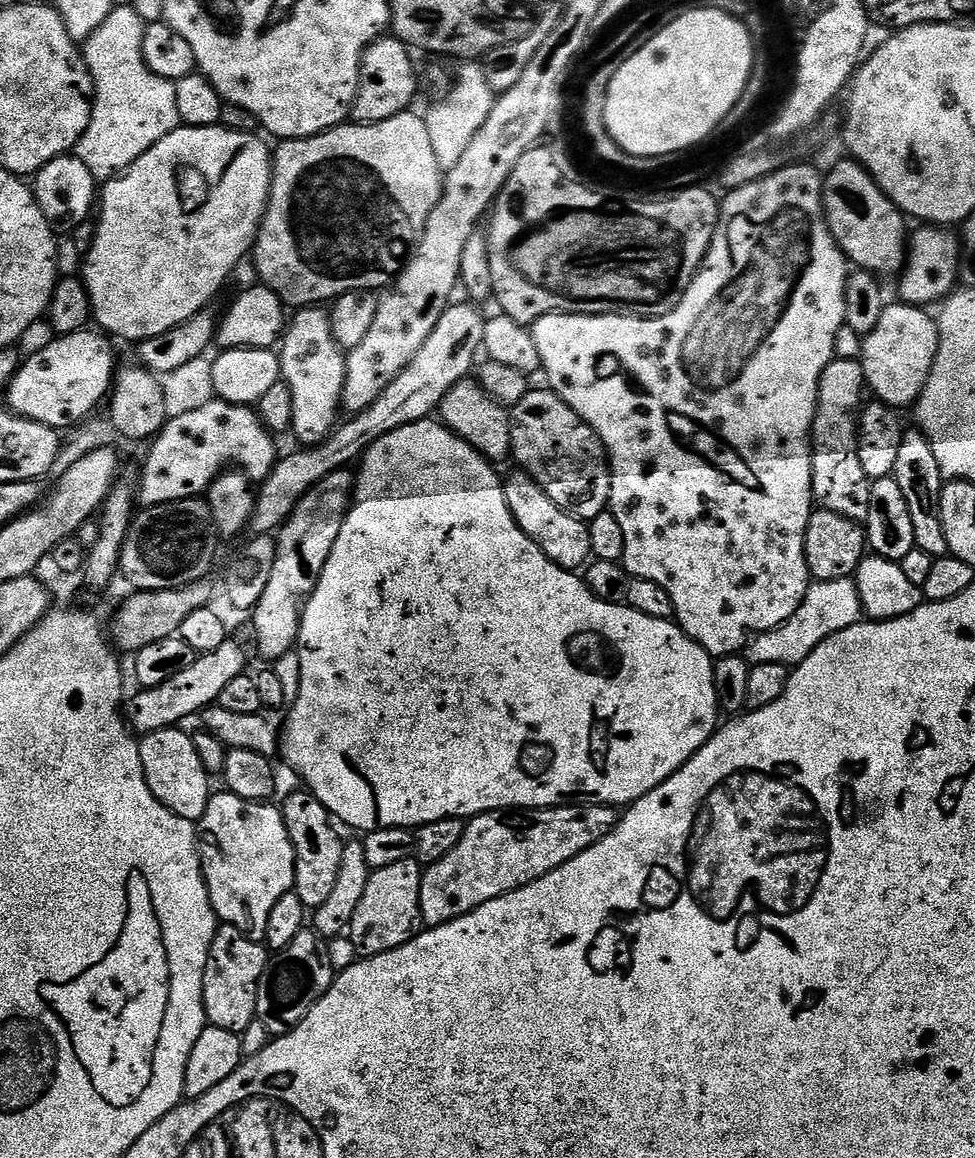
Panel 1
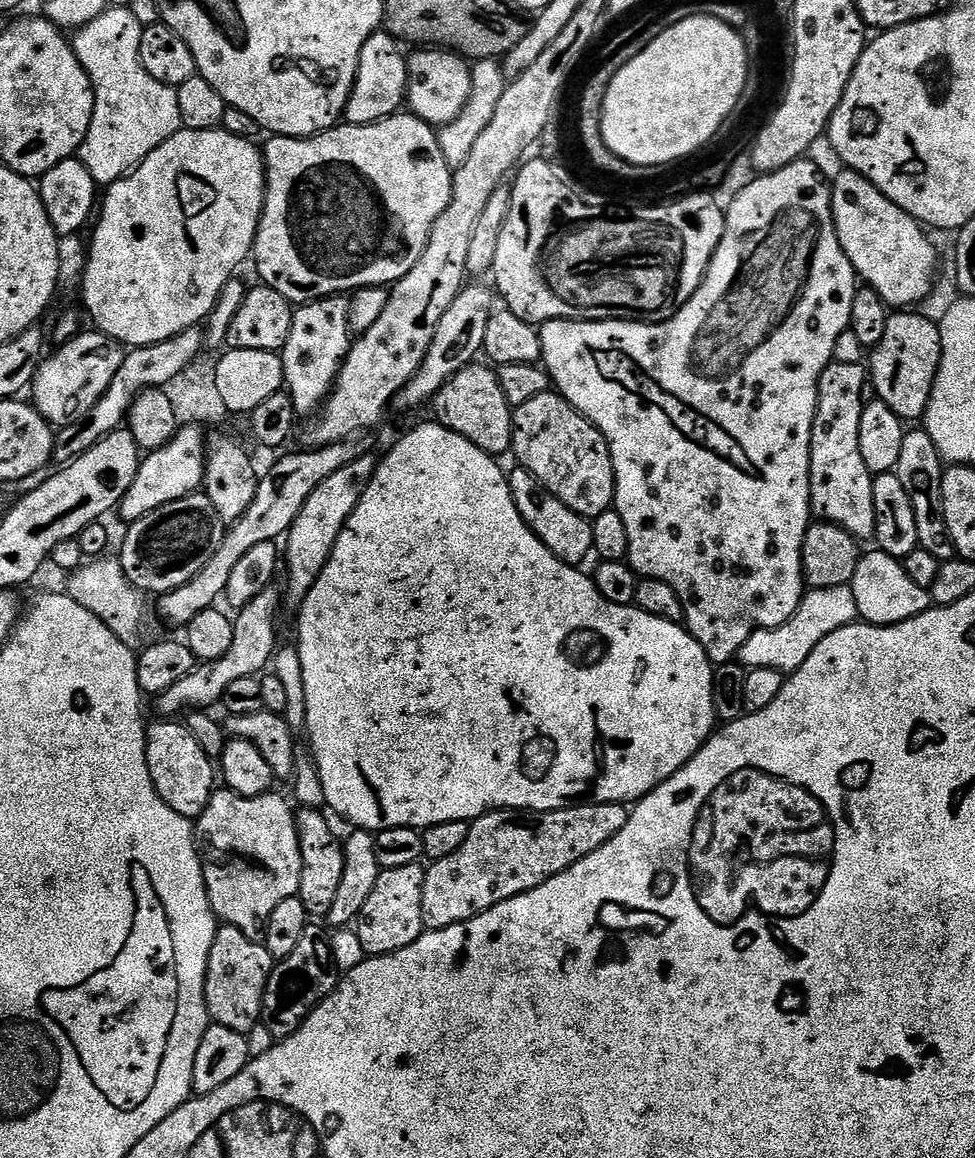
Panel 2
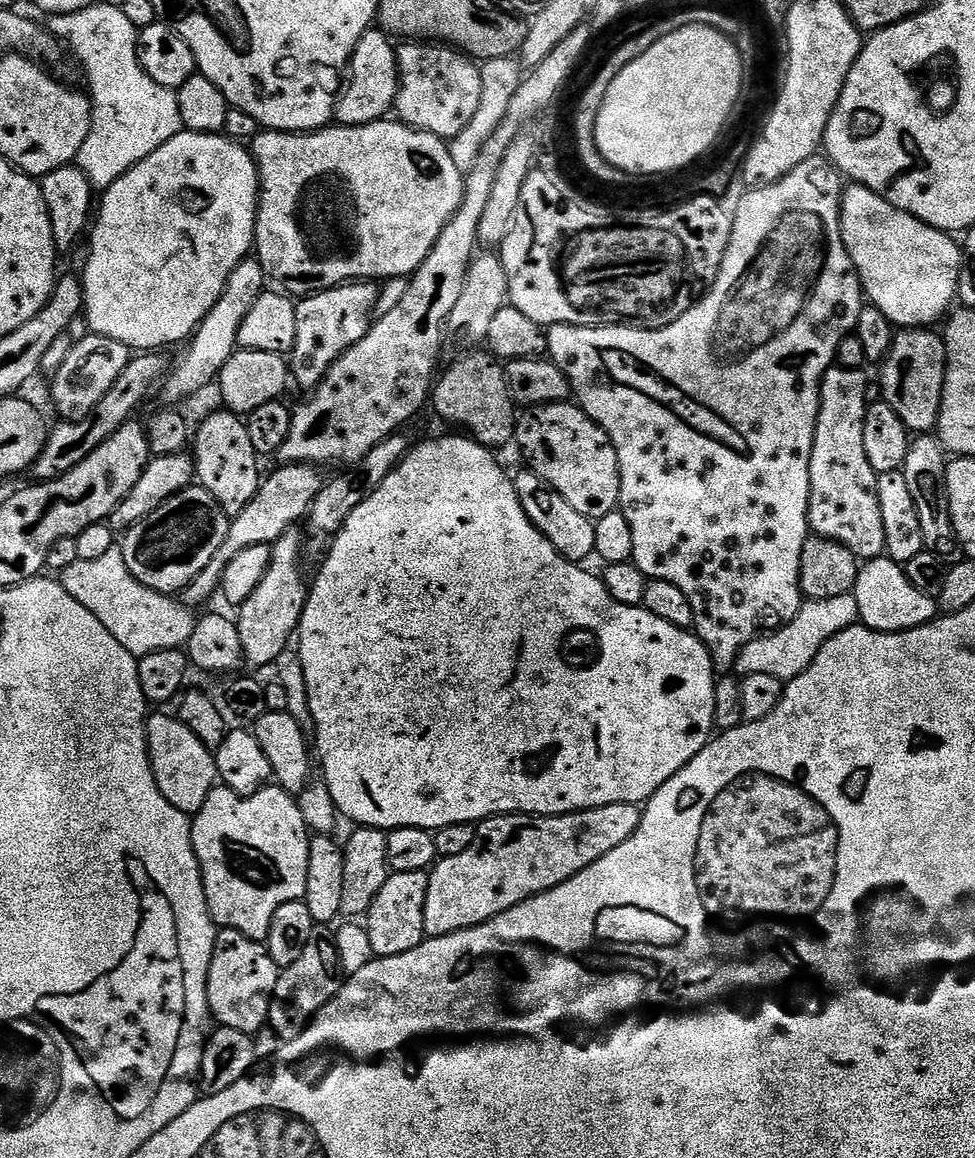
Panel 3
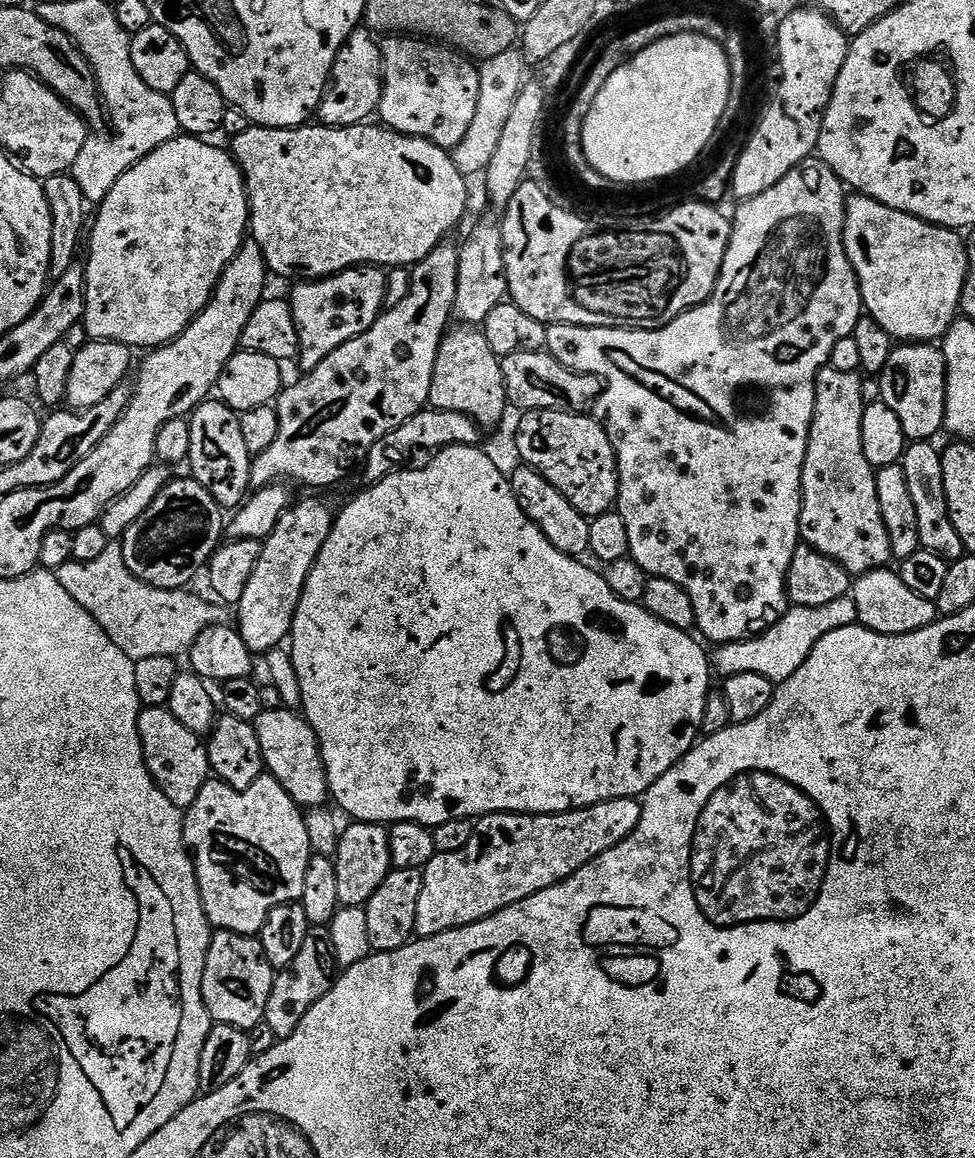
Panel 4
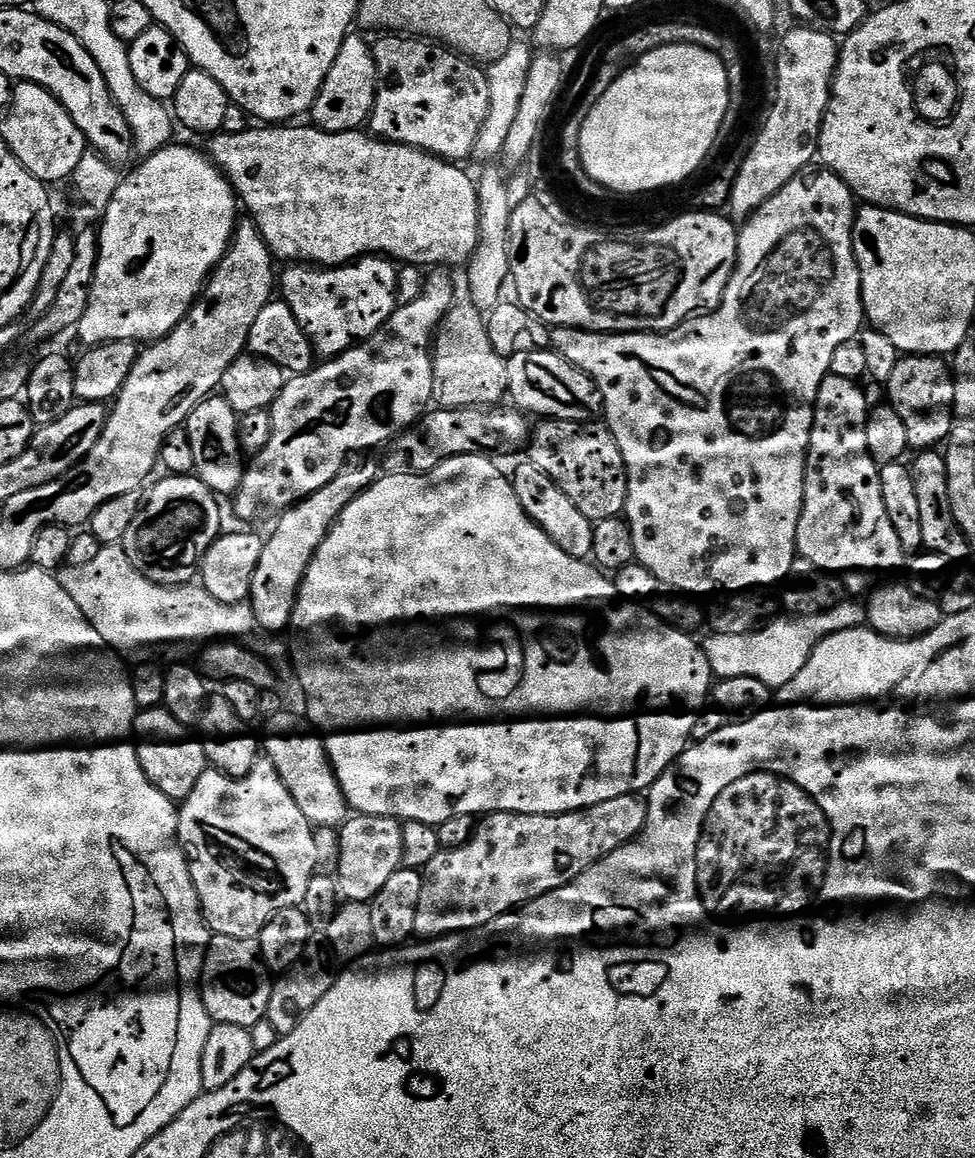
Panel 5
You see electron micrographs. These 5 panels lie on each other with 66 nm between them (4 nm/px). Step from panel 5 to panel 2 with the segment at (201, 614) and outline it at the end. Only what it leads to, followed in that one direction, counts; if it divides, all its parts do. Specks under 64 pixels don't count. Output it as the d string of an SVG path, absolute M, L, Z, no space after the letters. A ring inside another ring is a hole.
M96 558L85 563L67 577L66 594L78 602L78 606L86 606L90 614L94 614L123 644L135 645L135 640L144 632L144 600L145 593L133 586L126 578L124 567L119 559Z

